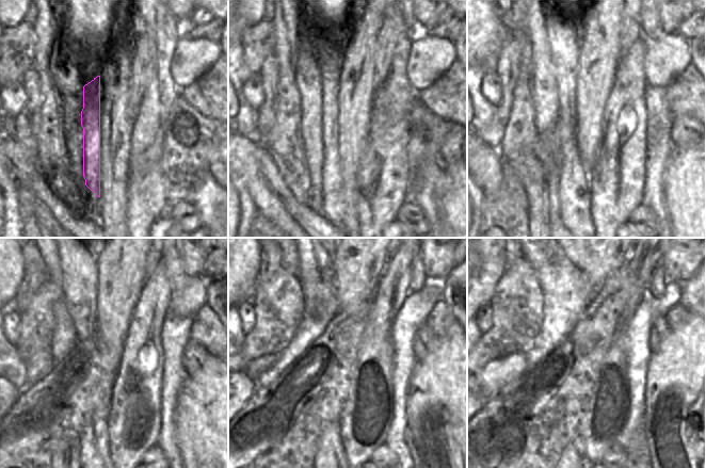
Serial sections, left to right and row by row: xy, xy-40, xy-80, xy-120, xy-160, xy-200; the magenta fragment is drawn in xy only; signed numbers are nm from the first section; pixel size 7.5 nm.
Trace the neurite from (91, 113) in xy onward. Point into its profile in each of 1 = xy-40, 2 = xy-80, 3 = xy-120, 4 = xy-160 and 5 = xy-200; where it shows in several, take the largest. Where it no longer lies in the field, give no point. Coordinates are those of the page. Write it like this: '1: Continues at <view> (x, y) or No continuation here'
1: Continues at xy-40 (329, 59)
2: Continues at xy-80 (562, 36)
3: Continues at xy-120 (79, 274)
4: Continues at xy-160 (316, 263)
5: Continues at xy-200 (576, 454)

